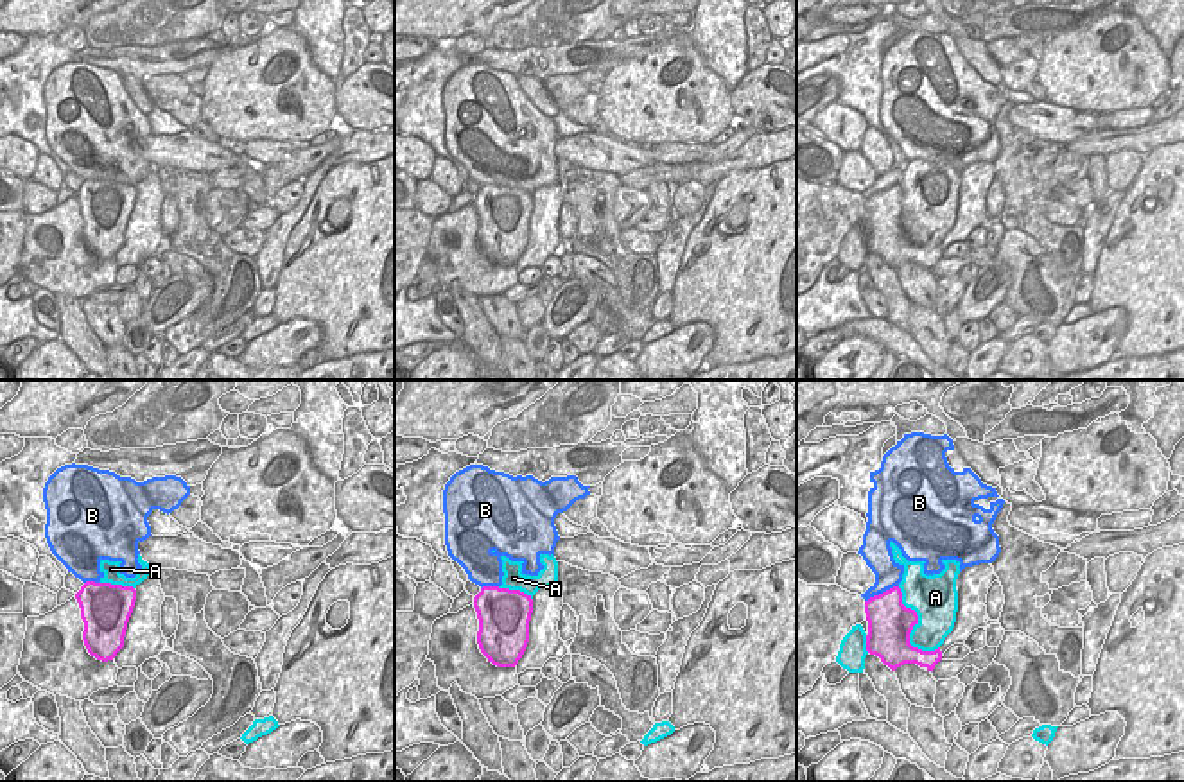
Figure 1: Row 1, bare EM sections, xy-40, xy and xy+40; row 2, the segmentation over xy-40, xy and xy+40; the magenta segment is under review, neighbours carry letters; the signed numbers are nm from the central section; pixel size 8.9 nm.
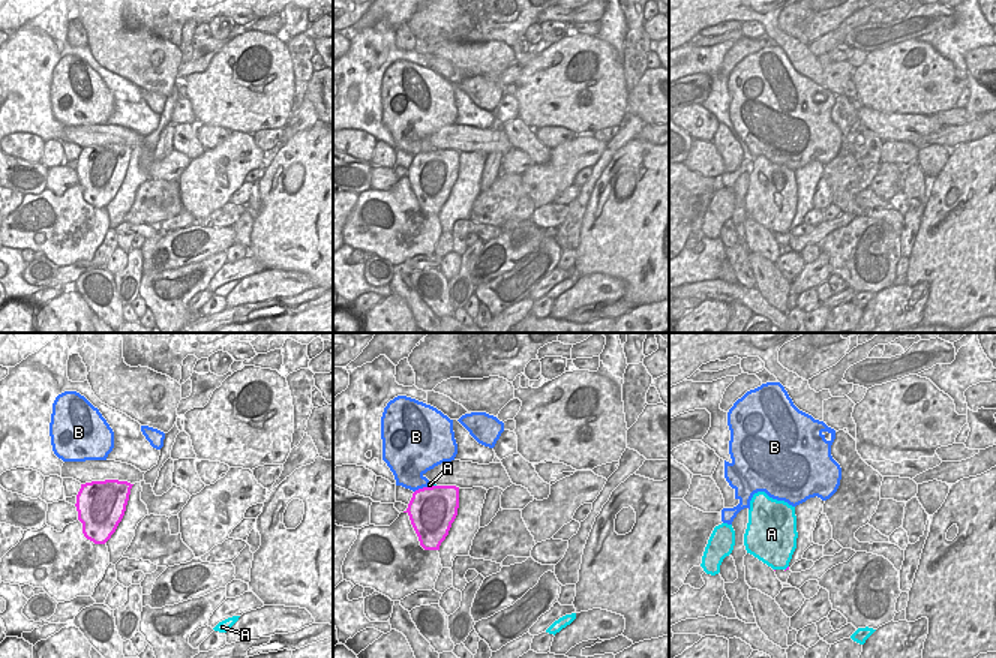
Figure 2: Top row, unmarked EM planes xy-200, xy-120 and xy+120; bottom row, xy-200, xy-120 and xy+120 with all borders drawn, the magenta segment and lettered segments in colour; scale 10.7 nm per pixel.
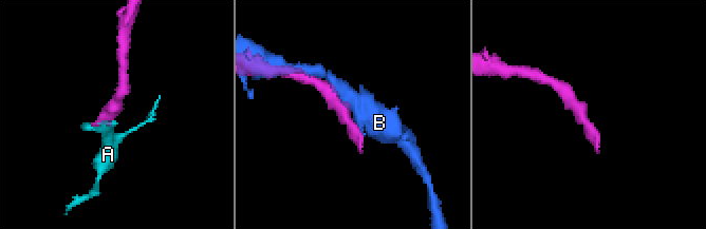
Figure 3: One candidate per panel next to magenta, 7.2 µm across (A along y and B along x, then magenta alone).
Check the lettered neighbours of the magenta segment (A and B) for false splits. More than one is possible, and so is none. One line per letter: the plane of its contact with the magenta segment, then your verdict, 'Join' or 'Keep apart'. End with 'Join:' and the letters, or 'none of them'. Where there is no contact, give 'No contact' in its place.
A: Touches magenta in xy+40. Join
B: Touches magenta in xy+40. Keep apart
Join: A.

